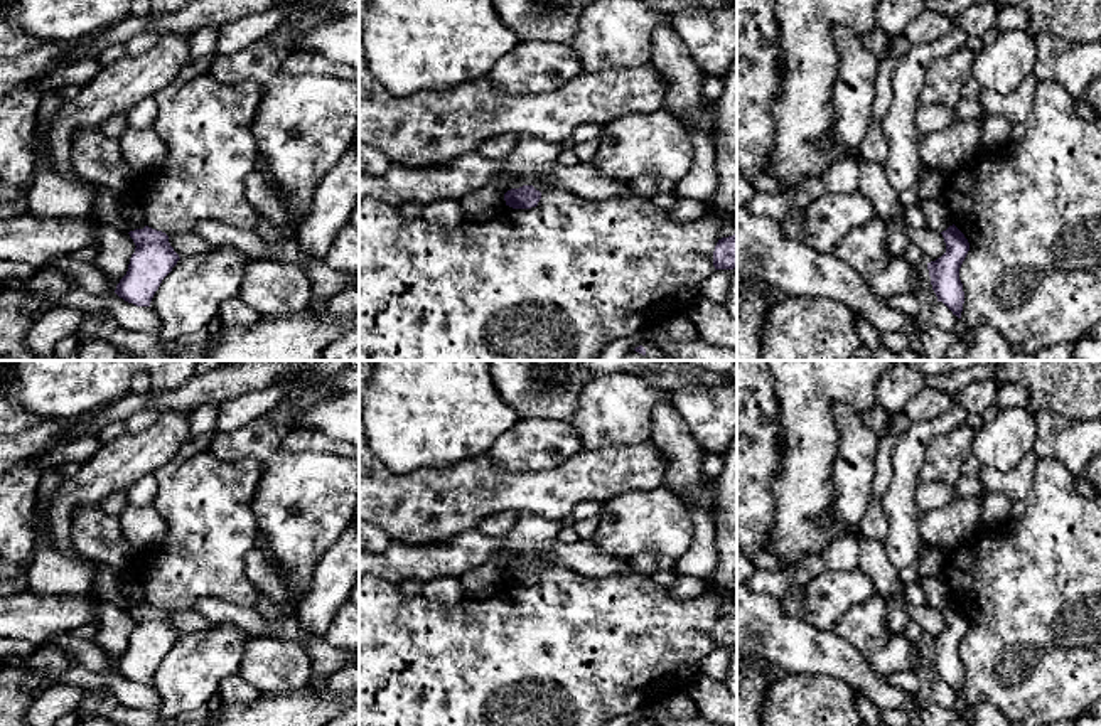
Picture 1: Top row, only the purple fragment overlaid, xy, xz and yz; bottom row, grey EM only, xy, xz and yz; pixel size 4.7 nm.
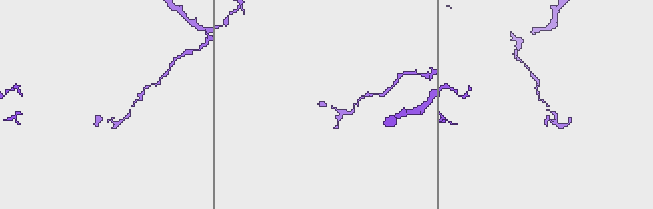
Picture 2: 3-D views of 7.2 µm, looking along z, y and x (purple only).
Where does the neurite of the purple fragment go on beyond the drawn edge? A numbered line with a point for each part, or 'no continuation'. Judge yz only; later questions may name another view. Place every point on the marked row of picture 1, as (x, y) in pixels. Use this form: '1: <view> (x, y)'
no continuation

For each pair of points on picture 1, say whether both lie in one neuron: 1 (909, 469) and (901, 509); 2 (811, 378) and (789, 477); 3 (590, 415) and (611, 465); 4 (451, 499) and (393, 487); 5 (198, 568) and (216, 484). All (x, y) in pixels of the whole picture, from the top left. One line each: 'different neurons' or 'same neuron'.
1: same neuron
2: same neuron
3: different neurons
4: same neuron
5: same neuron

